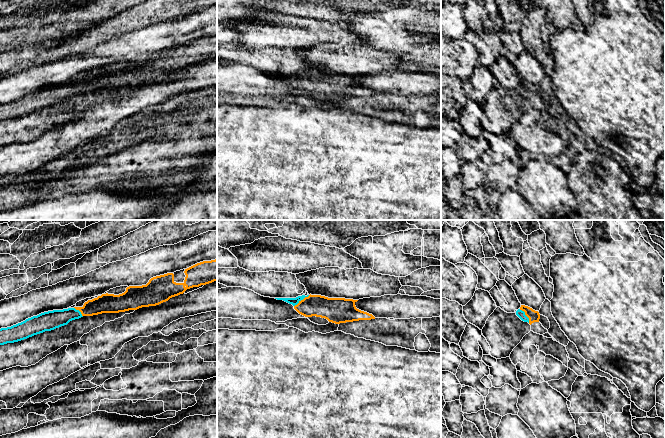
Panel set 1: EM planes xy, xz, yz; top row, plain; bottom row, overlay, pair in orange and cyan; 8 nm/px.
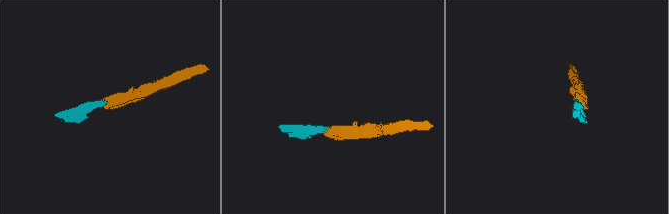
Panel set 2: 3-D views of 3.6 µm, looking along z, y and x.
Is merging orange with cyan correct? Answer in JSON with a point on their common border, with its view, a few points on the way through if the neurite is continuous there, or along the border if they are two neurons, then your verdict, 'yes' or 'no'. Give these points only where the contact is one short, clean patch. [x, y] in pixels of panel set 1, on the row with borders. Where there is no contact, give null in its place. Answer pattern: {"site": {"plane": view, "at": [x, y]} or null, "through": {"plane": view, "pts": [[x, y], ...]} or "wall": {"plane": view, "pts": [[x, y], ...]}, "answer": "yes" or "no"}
{"site": {"plane": "xz", "at": [301, 300]}, "through": {"plane": "xz", "pts": [[314, 305], [306, 305], [301, 300], [294, 301]]}, "answer": "yes"}

